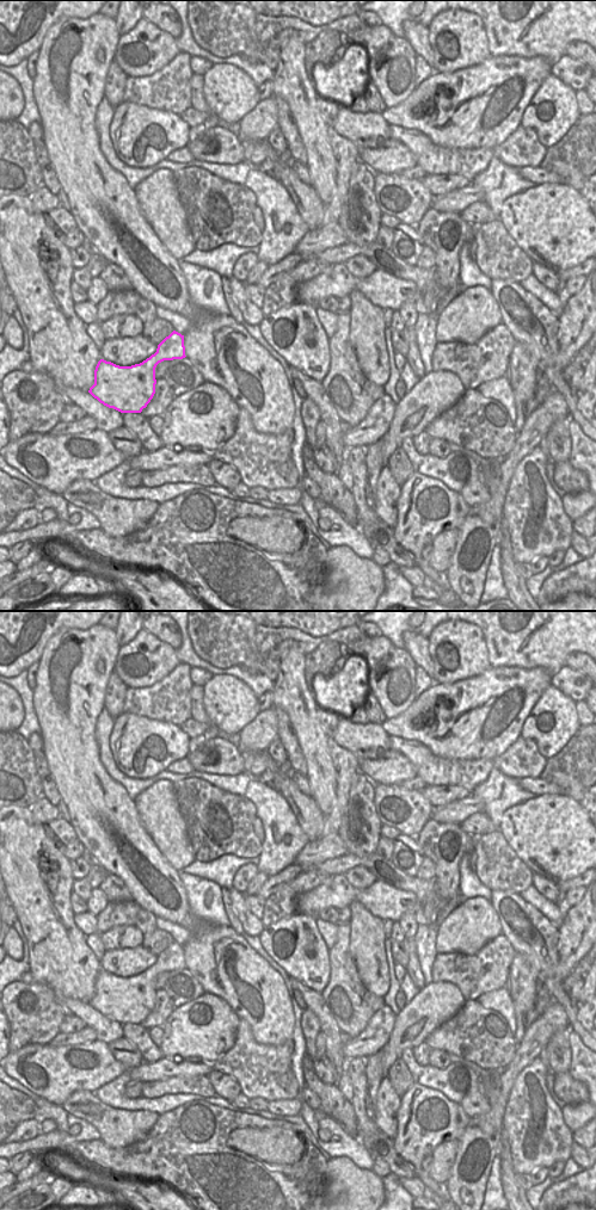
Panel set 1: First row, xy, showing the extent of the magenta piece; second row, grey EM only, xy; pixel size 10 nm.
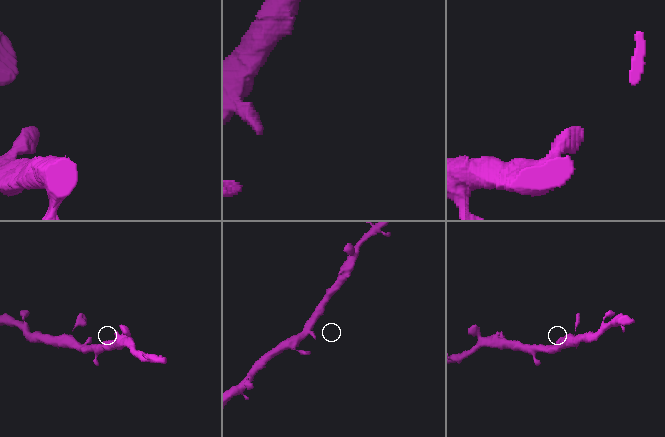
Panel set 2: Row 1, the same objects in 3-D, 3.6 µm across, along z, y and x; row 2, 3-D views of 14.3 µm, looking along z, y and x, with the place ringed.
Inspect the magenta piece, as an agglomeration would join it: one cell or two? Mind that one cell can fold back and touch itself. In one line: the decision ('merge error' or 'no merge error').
no merge error

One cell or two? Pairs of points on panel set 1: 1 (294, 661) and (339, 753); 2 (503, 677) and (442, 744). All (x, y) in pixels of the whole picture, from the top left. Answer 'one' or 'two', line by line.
1: two
2: one

